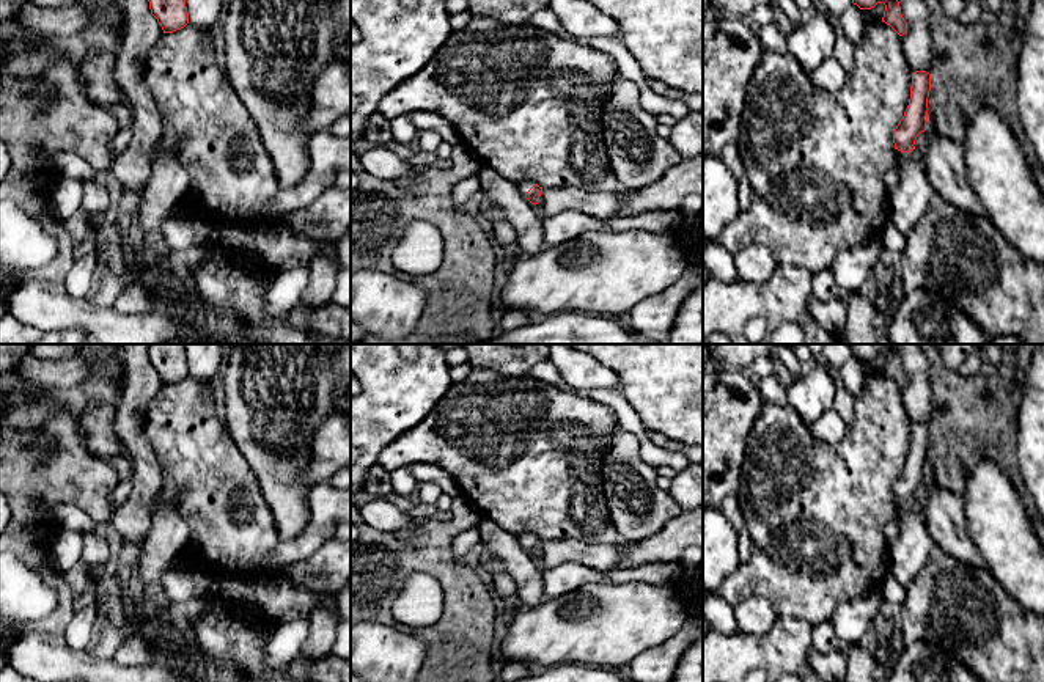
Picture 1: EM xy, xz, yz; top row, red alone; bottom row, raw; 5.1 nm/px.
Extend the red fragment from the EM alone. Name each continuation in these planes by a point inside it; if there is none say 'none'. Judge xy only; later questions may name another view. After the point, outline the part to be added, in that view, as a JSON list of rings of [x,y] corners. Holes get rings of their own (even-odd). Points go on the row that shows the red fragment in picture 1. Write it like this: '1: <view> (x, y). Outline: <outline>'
none

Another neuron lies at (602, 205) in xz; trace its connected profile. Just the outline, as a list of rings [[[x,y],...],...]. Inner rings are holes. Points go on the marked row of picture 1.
[[[574,185],[542,189],[539,204],[544,215],[550,217],[566,209],[583,211],[599,220],[612,218],[619,207],[634,195],[632,190],[621,193],[590,192]]]

